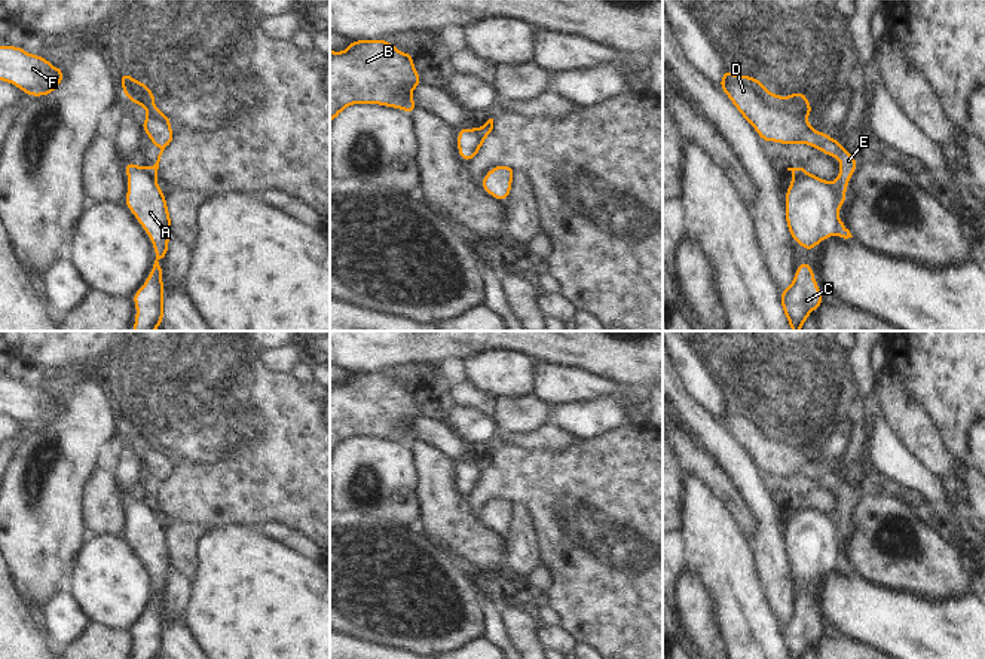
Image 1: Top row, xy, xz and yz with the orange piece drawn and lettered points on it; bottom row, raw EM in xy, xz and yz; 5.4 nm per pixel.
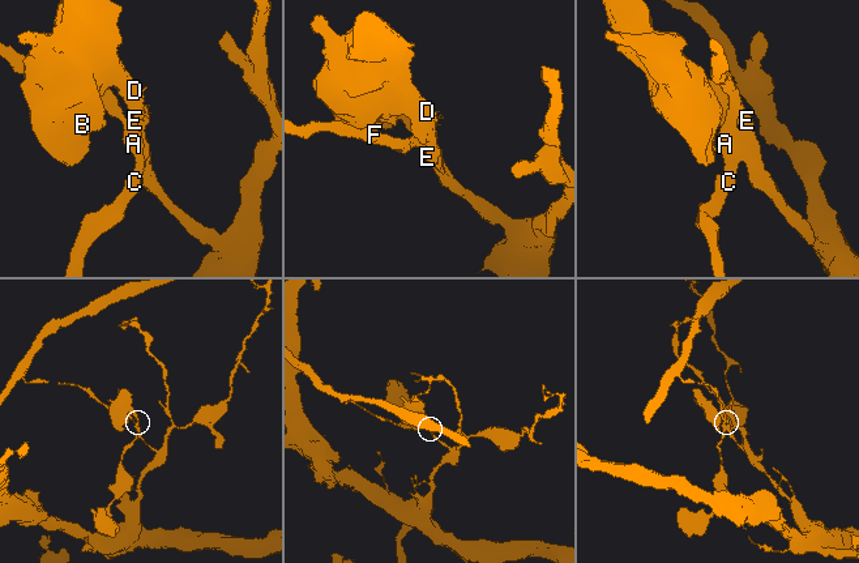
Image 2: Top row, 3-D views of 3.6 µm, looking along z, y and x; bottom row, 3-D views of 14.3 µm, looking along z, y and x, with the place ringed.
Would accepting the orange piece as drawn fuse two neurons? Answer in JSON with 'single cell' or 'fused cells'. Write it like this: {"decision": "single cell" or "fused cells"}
{"decision": "fused cells"}

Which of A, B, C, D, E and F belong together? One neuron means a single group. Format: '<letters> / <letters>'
A C F / B D E

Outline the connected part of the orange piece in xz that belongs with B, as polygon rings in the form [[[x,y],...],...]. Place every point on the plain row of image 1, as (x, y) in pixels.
[[[383,371],[351,373],[343,384],[330,383],[330,456],[352,436],[379,436],[407,445],[416,444],[412,423],[422,417],[413,386],[401,386]]]

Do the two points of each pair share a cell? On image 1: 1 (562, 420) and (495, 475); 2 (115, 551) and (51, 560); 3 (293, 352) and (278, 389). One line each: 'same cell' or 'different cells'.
1: different cells
2: different cells
3: different cells

